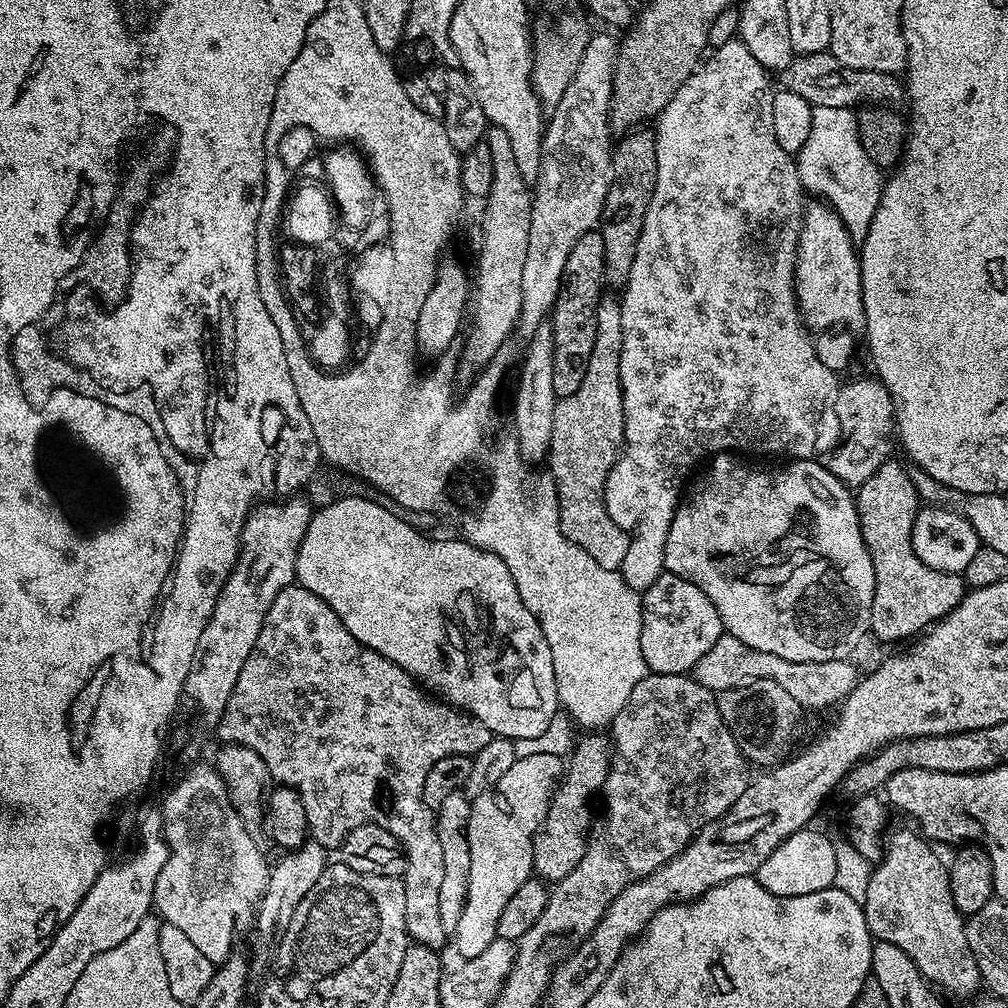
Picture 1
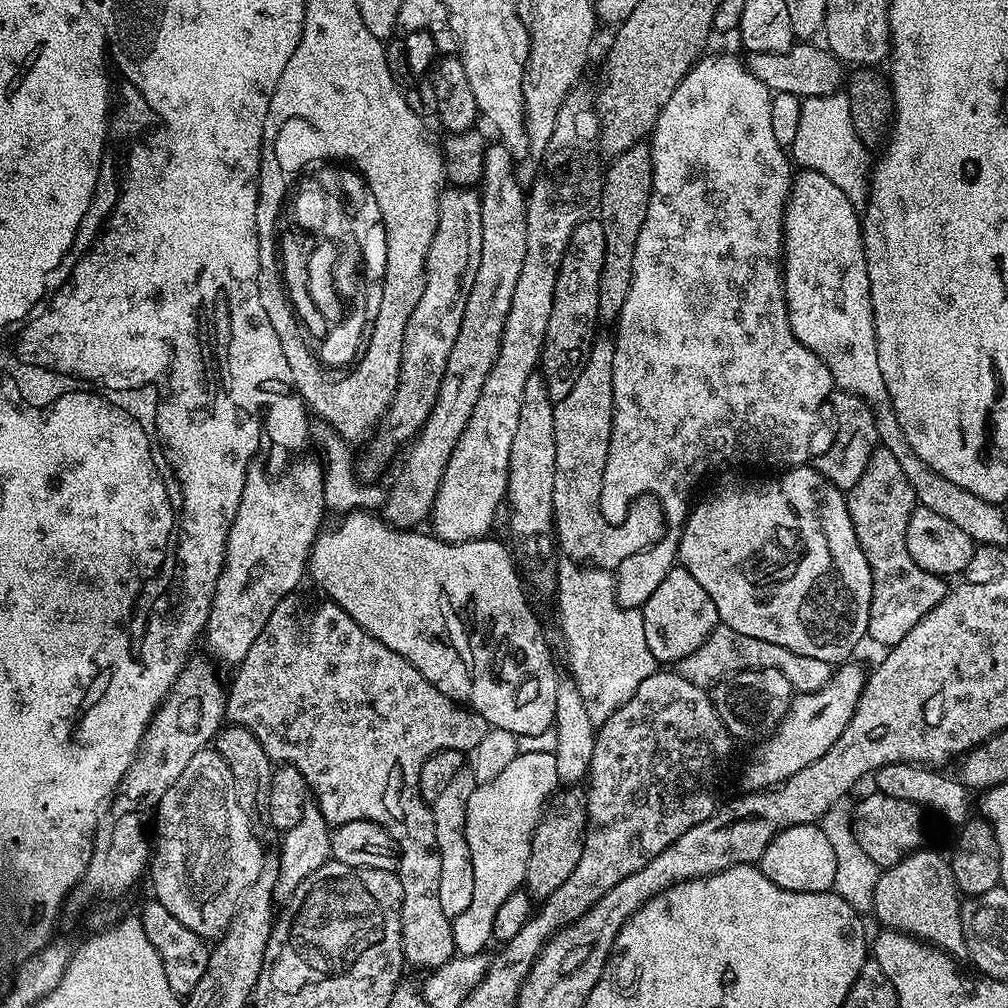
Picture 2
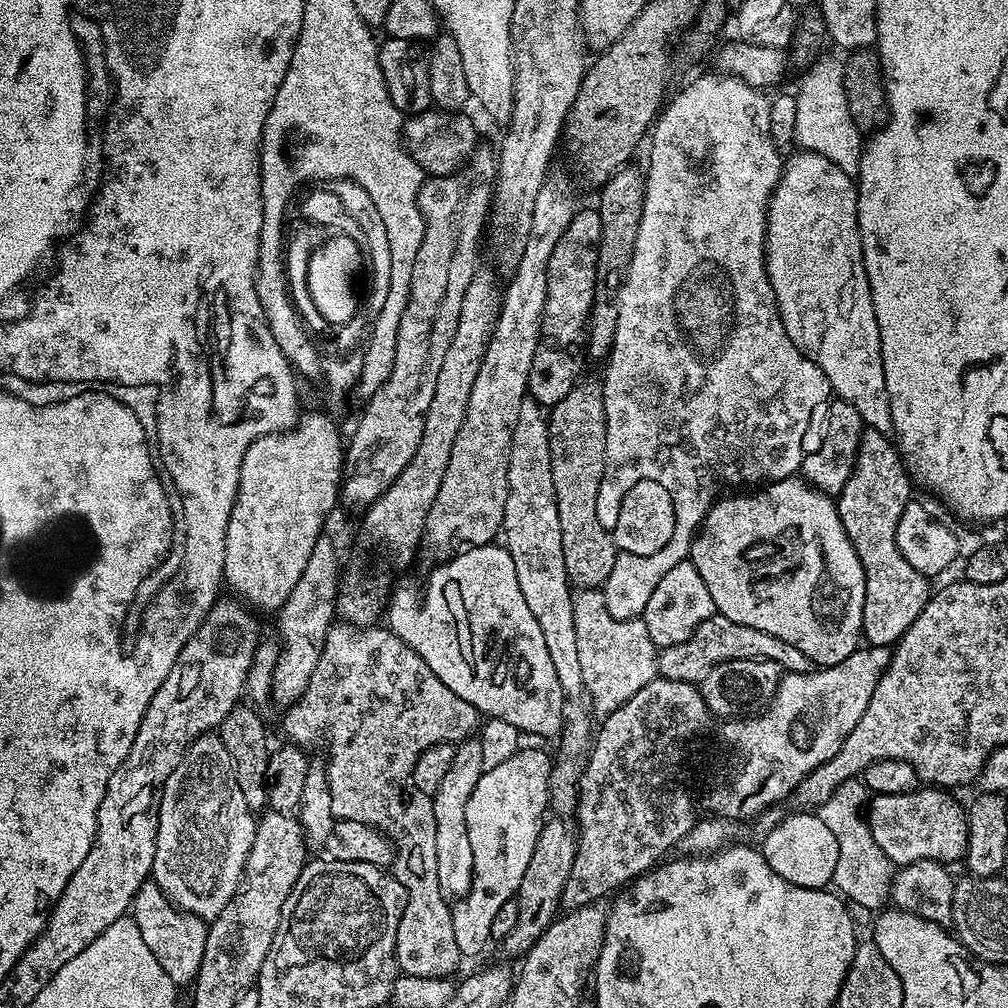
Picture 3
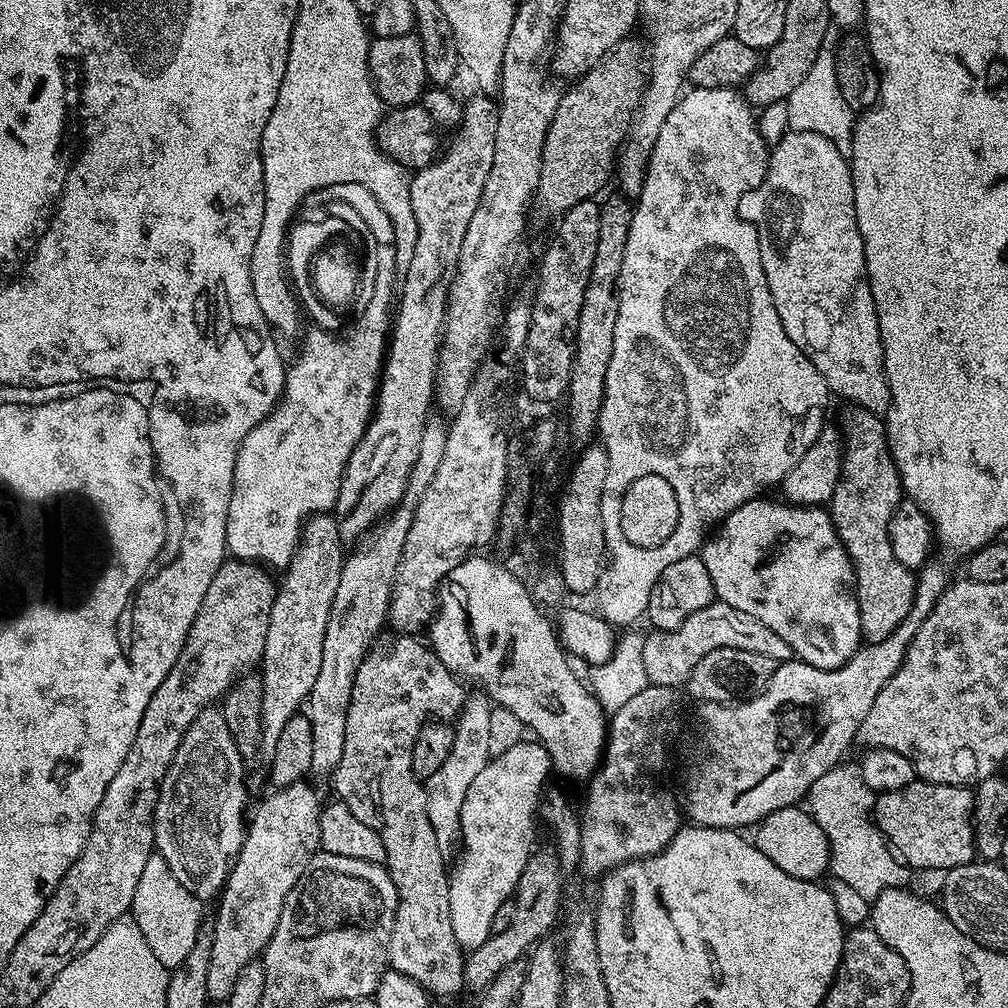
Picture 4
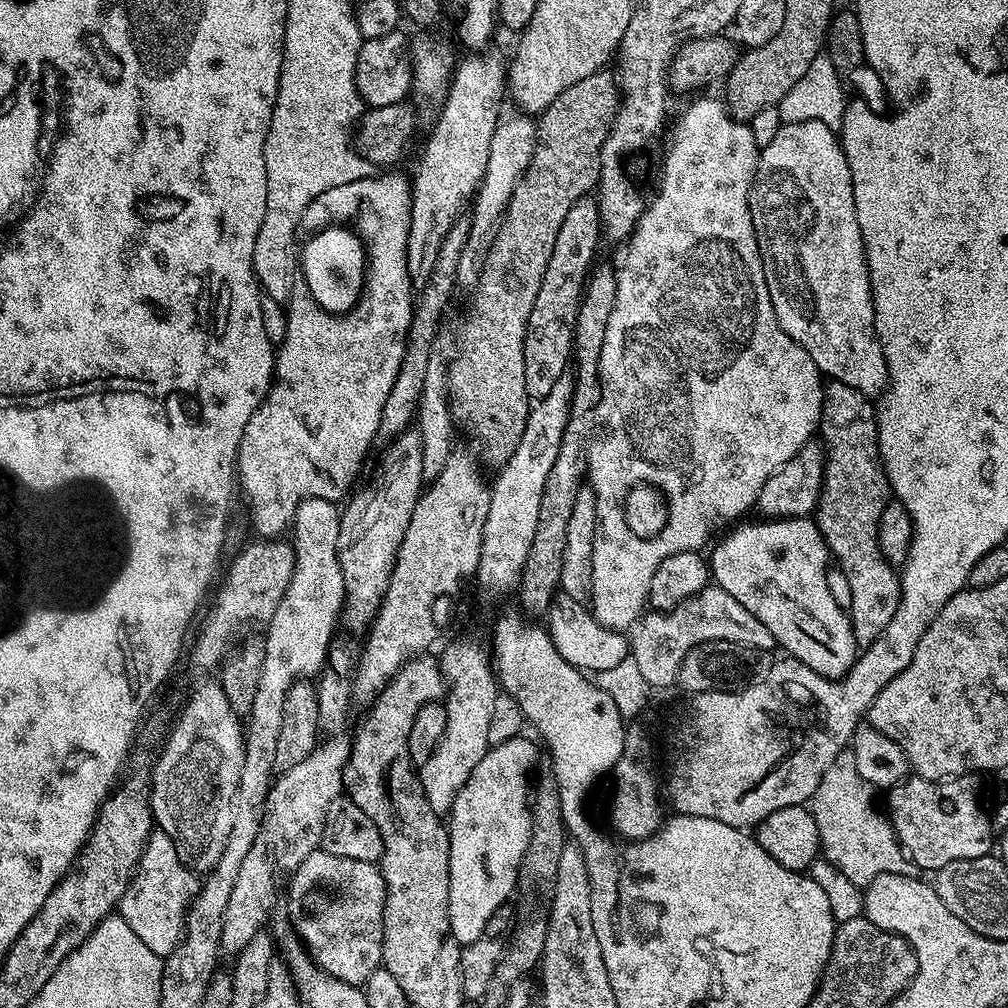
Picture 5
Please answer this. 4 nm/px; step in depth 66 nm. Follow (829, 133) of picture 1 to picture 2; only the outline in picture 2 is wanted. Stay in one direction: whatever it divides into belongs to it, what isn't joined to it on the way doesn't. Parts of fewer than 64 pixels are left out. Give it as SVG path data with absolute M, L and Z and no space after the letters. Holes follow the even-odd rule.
M843 91L832 92L829 96L803 97L798 134L794 134L790 156L801 169L826 177L847 198L849 204L860 206L867 201L870 149L861 142L854 130L854 118L850 118L850 102Z

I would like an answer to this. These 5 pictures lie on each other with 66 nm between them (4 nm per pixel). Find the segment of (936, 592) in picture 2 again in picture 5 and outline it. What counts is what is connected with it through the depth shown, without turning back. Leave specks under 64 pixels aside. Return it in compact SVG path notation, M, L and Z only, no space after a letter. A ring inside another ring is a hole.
M829 379L824 385L824 405L822 406L822 414L820 415L820 427L818 429L819 439L822 441L825 457L824 457L824 485L820 491L820 500L816 503L816 511L814 519L818 530L822 534L822 538L826 542L831 559L840 567L840 572L844 575L844 580L848 583L848 604L846 600L846 611L852 622L852 633L856 639L857 645L861 649L868 648L874 642L874 638L878 638L878 634L882 634L882 630L886 630L886 625L890 623L890 618L894 618L894 612L900 608L900 572L885 558L880 549L878 542L878 530L880 529L880 519L886 510L886 506L890 503L892 496L892 487L888 484L886 478L886 470L884 463L880 457L880 447L878 446L878 434L876 433L876 409L877 405L864 393L860 393L853 386L846 386L840 381Z

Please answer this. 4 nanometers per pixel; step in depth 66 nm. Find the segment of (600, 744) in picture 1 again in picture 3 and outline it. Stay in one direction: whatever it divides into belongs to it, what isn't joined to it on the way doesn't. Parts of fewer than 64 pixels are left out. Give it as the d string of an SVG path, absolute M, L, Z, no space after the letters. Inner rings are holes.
M560 818L545 819L540 826L538 842L534 842L534 854L530 854L526 874L522 874L520 889L514 897L518 906L518 922L502 942L502 948L516 958L531 950L561 911L566 878L570 878L570 870L574 867L577 837L577 833L573 829L571 832L564 824L567 823Z

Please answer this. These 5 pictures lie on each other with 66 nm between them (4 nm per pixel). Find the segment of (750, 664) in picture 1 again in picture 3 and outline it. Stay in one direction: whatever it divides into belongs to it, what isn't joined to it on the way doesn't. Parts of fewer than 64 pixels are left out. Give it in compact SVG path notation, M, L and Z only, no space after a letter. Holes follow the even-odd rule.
M714 615L694 630L694 634L686 642L678 646L659 649L656 667L659 675L666 680L681 680L687 684L699 685L706 674L715 666L727 660L773 660L778 662L785 673L809 671L810 661L802 650L782 642L782 638L774 638L774 634L766 634L762 630L754 630L750 626L742 626L738 622L730 622L730 618Z

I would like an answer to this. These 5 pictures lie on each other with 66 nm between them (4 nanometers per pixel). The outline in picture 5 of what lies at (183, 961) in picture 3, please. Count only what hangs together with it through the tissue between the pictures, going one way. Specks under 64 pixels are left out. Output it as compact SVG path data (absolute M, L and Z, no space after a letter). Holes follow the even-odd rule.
M156 830L144 843L144 853L140 855L140 866L132 877L131 885L120 899L118 914L158 954L167 958L180 945L184 934L184 917L198 888L198 880L185 868L176 849L176 843L165 832Z

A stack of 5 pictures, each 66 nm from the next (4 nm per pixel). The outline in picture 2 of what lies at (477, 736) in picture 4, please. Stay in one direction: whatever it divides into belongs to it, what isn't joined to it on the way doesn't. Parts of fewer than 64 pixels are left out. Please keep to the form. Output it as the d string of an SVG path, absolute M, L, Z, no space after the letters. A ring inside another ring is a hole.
M465 766L454 778L450 778L446 790L431 801L434 820L436 852L441 858L441 874L438 879L438 906L442 914L454 918L470 906L474 898L474 866L470 858L470 842L466 842L466 806L470 806L470 794L474 794L477 783L471 768Z

